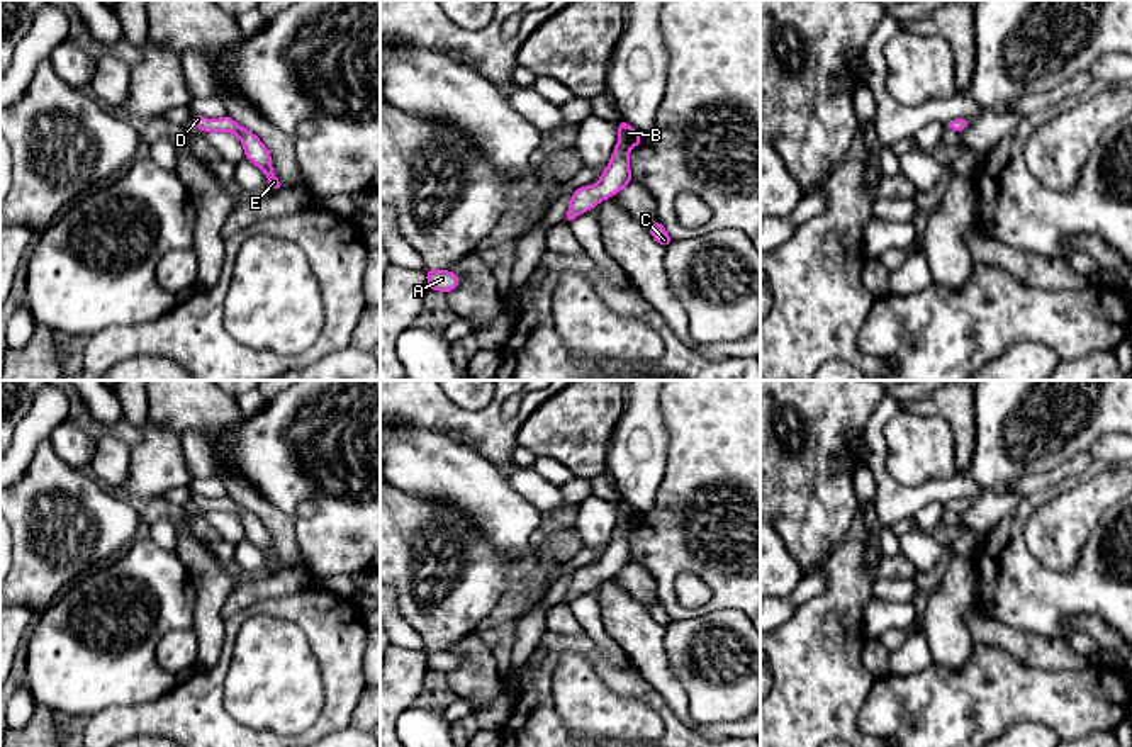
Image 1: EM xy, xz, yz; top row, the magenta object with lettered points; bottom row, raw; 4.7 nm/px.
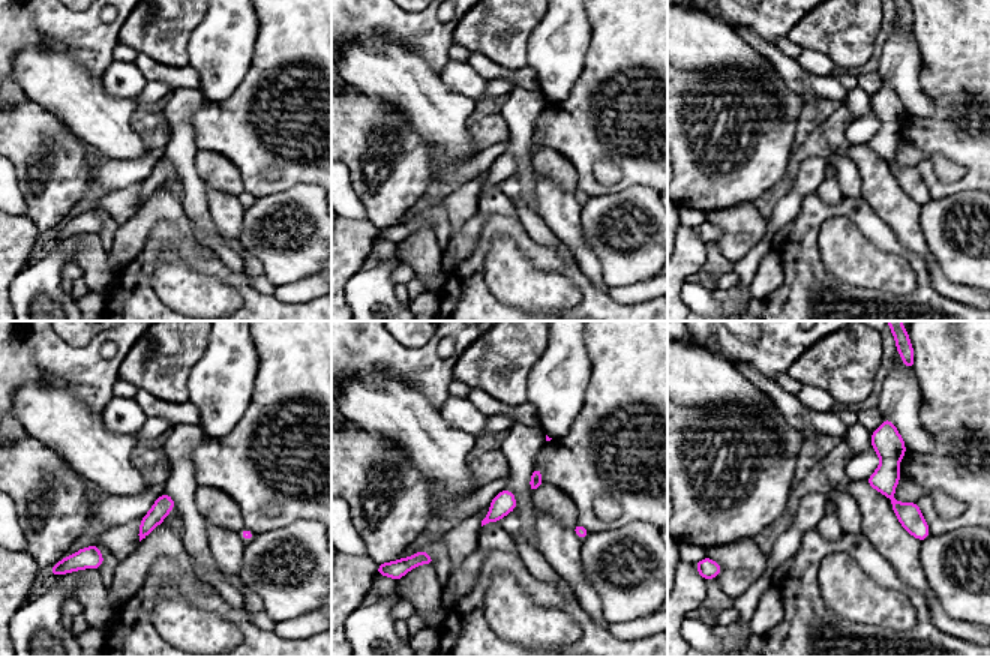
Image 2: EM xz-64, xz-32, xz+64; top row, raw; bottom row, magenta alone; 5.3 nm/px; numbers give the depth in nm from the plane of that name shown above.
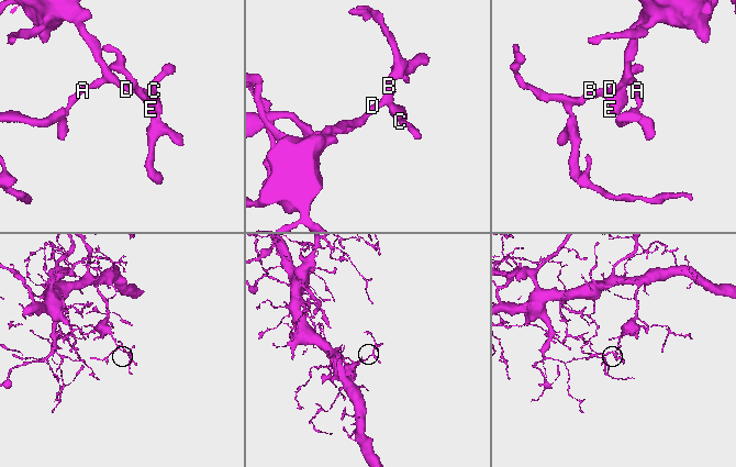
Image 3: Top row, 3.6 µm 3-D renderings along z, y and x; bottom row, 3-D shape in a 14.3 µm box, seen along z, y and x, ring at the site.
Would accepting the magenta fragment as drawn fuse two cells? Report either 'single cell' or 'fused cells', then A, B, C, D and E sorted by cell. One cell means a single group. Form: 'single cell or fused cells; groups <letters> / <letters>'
single cell; groups A B C D E

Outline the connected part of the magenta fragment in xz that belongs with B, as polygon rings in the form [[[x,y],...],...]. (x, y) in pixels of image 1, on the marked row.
[[[618,121],[618,132],[618,144],[599,182],[592,187],[586,185],[574,190],[567,216],[563,217],[565,224],[570,224],[579,214],[592,211],[596,204],[611,199],[631,183],[628,151],[642,144],[642,134],[626,121]]]

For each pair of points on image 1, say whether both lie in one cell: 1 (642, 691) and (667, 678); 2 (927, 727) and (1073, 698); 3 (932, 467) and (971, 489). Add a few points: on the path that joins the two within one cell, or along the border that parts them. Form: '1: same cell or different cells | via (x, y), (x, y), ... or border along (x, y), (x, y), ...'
1: different cells | border along (633, 669), (654, 688), (678, 718)
2: same cell | via (963, 708), (983, 698), (1037, 698)
3: different cells | border along (958, 474), (947, 479), (930, 479), (912, 488)

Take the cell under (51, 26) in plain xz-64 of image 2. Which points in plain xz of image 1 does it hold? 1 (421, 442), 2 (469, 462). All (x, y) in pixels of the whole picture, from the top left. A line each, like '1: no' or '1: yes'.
1: no
2: no

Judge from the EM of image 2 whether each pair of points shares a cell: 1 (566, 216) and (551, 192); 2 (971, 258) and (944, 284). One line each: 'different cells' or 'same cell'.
1: same cell
2: different cells

